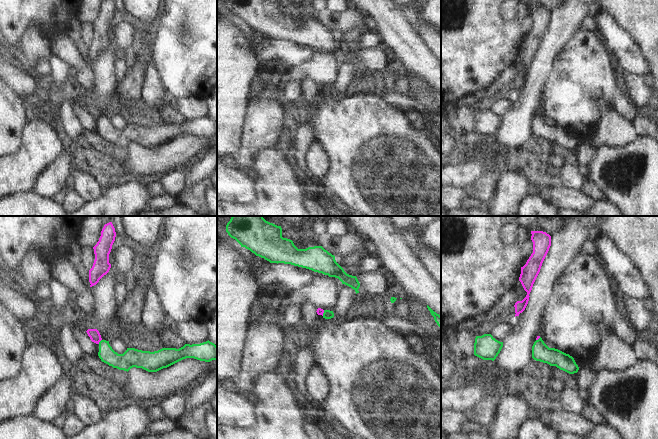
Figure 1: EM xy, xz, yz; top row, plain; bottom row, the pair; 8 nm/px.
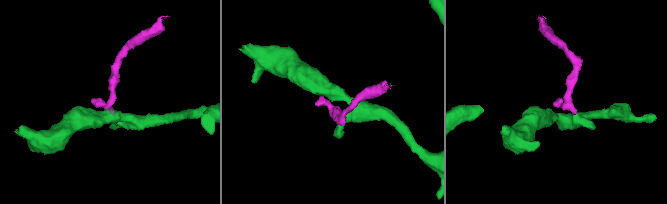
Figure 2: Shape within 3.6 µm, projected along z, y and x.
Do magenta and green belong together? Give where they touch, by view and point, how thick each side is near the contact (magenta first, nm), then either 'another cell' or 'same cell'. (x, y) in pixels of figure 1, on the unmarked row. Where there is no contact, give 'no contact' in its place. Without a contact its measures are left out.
xy (100, 116) | 90/130 nm | another cell

